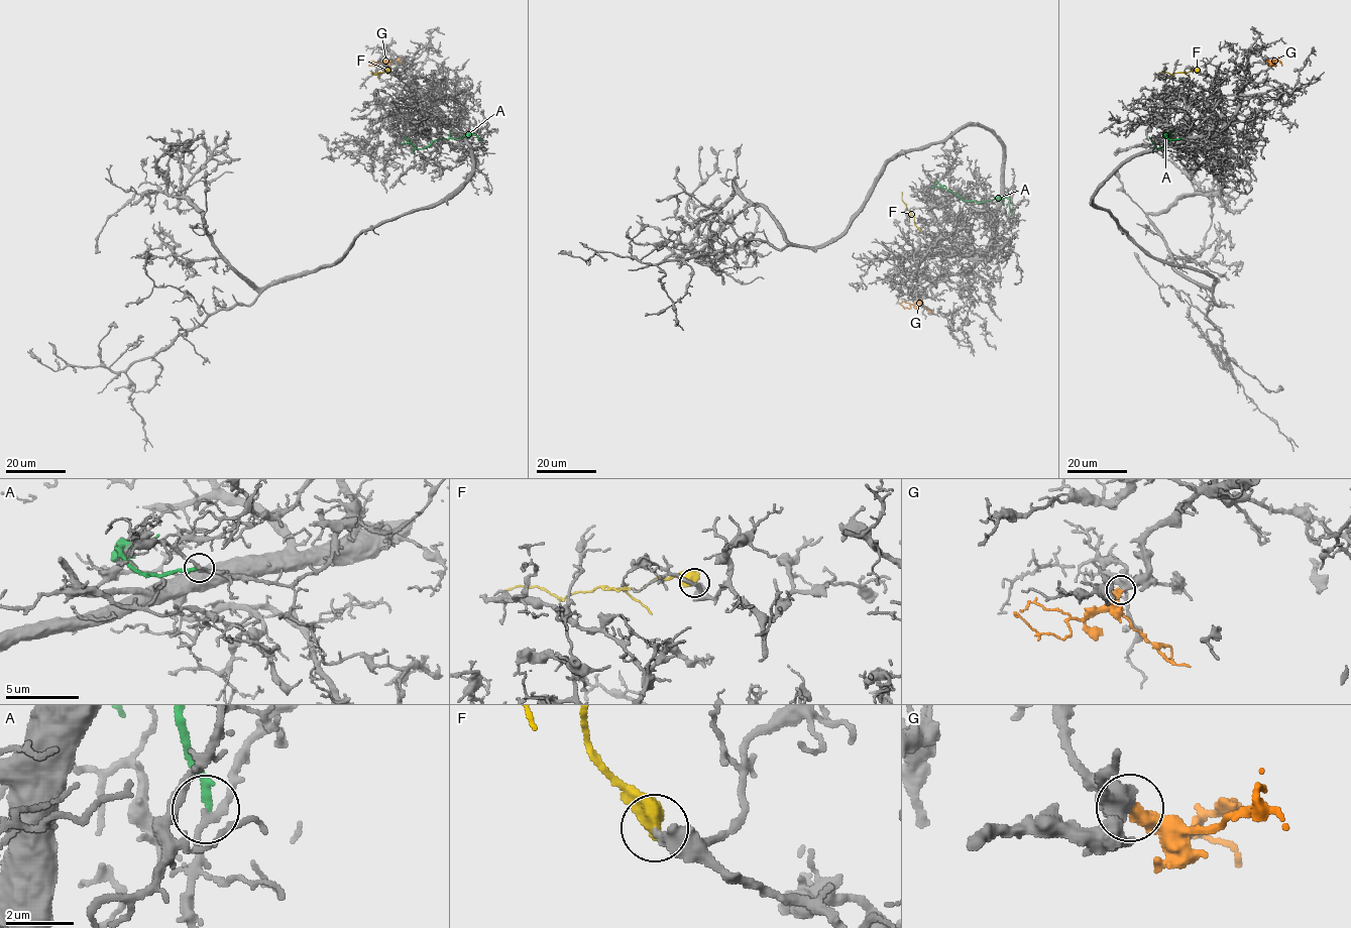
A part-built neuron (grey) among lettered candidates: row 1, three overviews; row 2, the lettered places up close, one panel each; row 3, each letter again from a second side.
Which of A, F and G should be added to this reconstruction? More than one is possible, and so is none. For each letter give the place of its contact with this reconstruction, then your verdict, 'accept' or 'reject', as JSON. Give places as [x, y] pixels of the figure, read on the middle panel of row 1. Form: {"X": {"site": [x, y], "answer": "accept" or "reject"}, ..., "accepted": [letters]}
{"A": {"site": [1011, 214], "answer": "reject"}, "F": {"site": [920, 231], "answer": "reject"}, "G": {"site": [921, 299], "answer": "accept"}, "accepted": ["G"]}

